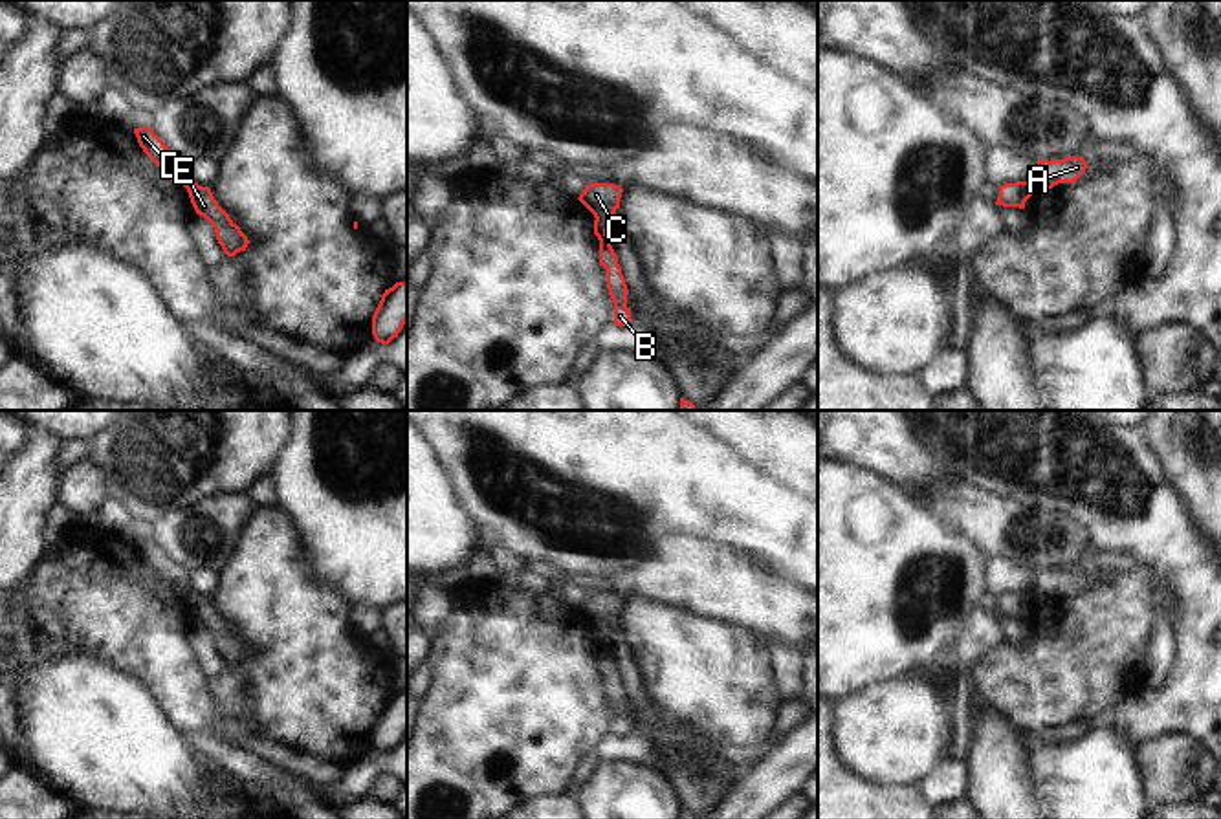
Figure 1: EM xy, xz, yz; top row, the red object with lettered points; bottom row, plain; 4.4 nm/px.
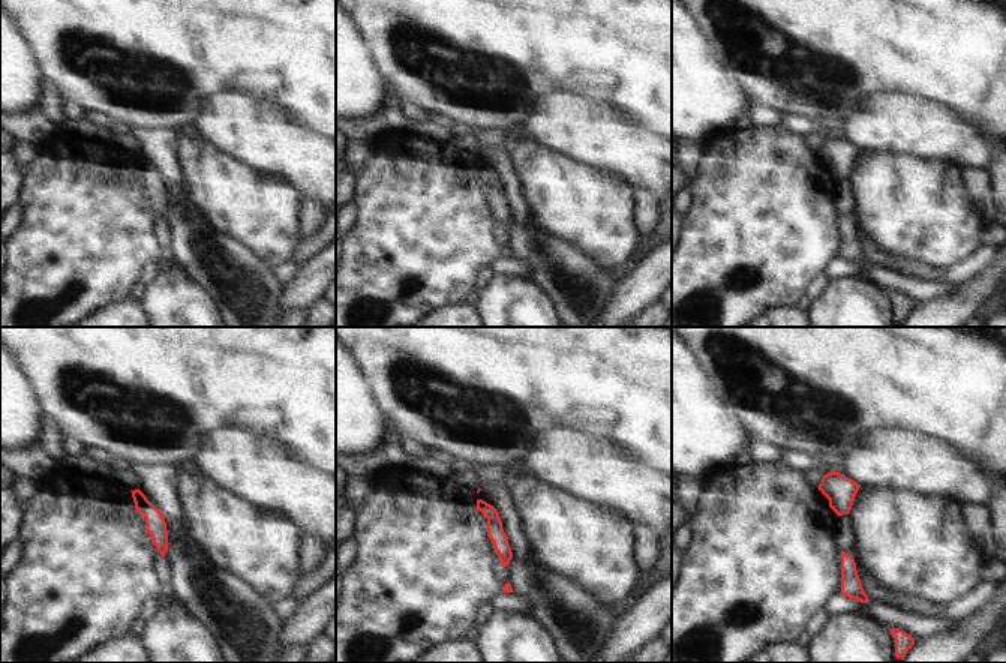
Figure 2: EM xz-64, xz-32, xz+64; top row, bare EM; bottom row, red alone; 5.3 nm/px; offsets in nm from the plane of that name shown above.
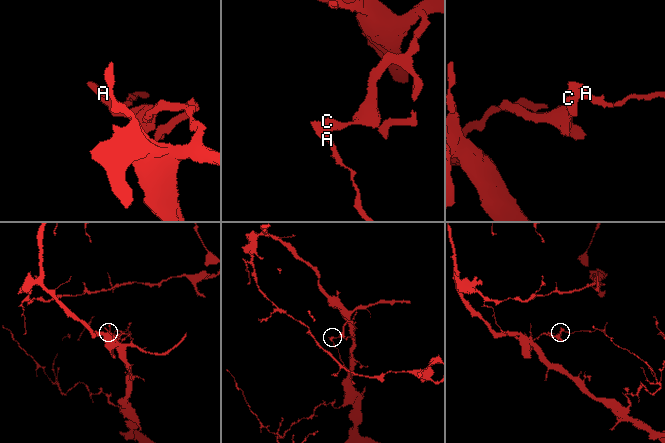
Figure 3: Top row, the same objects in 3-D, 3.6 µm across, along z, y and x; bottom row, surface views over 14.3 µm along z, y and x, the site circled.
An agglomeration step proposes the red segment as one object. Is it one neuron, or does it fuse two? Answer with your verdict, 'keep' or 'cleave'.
cleave

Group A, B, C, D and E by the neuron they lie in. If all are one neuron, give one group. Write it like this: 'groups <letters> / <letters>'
groups A B D / C E

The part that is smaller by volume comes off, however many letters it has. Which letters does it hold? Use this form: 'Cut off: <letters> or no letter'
Cut off: A, B, D

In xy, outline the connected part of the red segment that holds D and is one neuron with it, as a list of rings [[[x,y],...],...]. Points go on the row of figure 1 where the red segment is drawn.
[[[134,128],[134,134],[143,152],[172,183],[182,183],[185,187],[191,181],[191,176],[187,172],[187,161],[174,154],[170,148],[167,148],[152,128]]]

